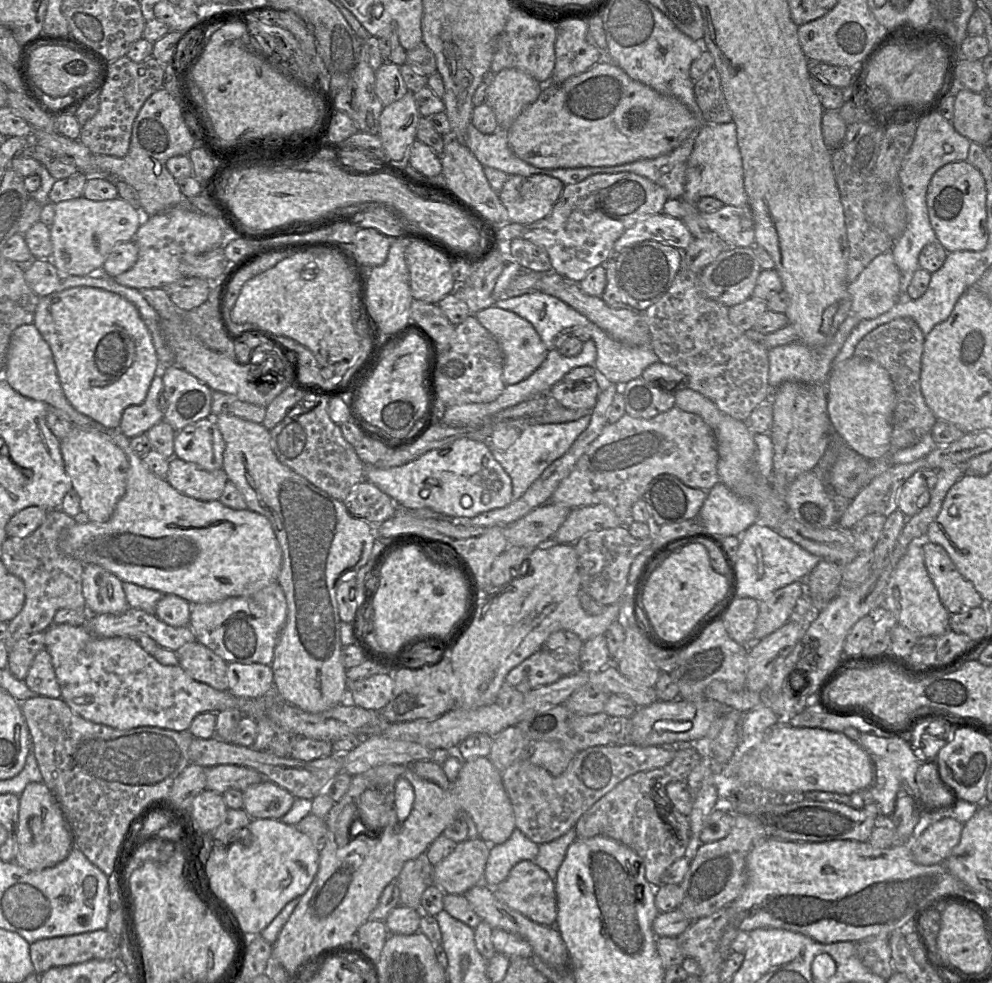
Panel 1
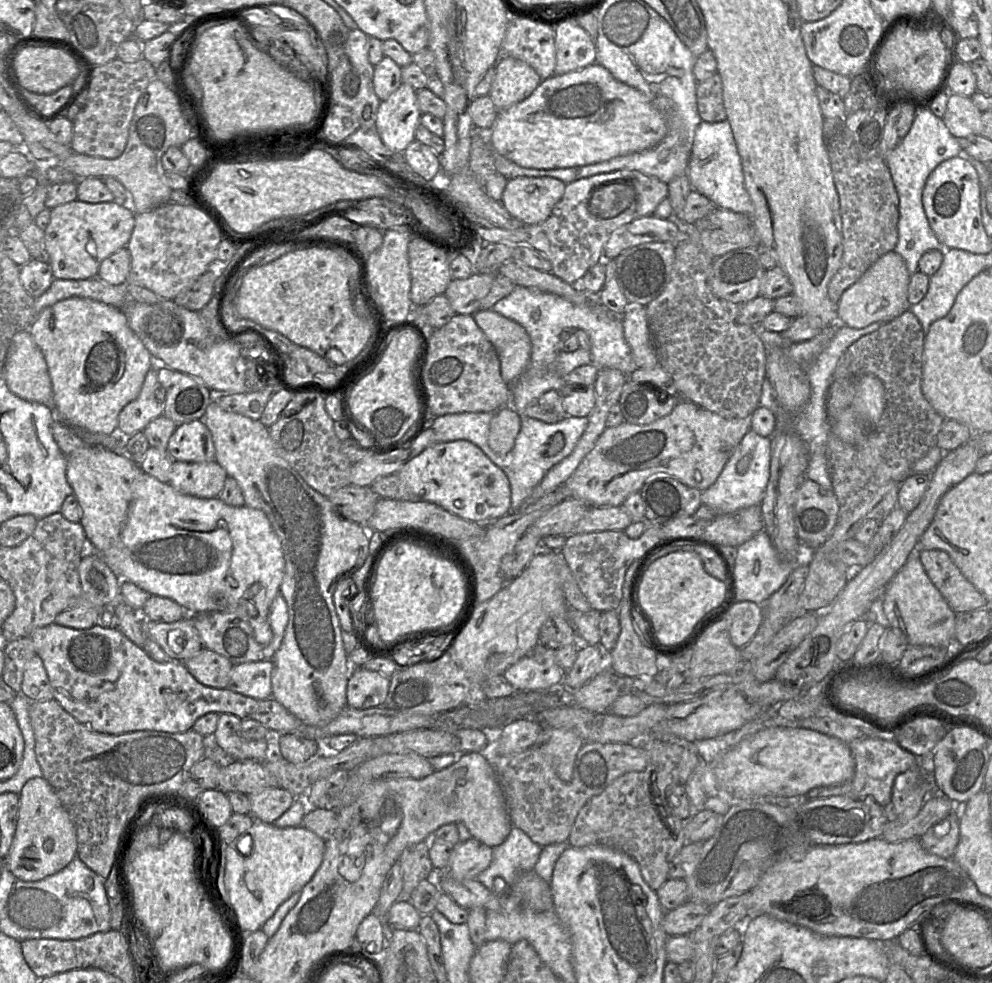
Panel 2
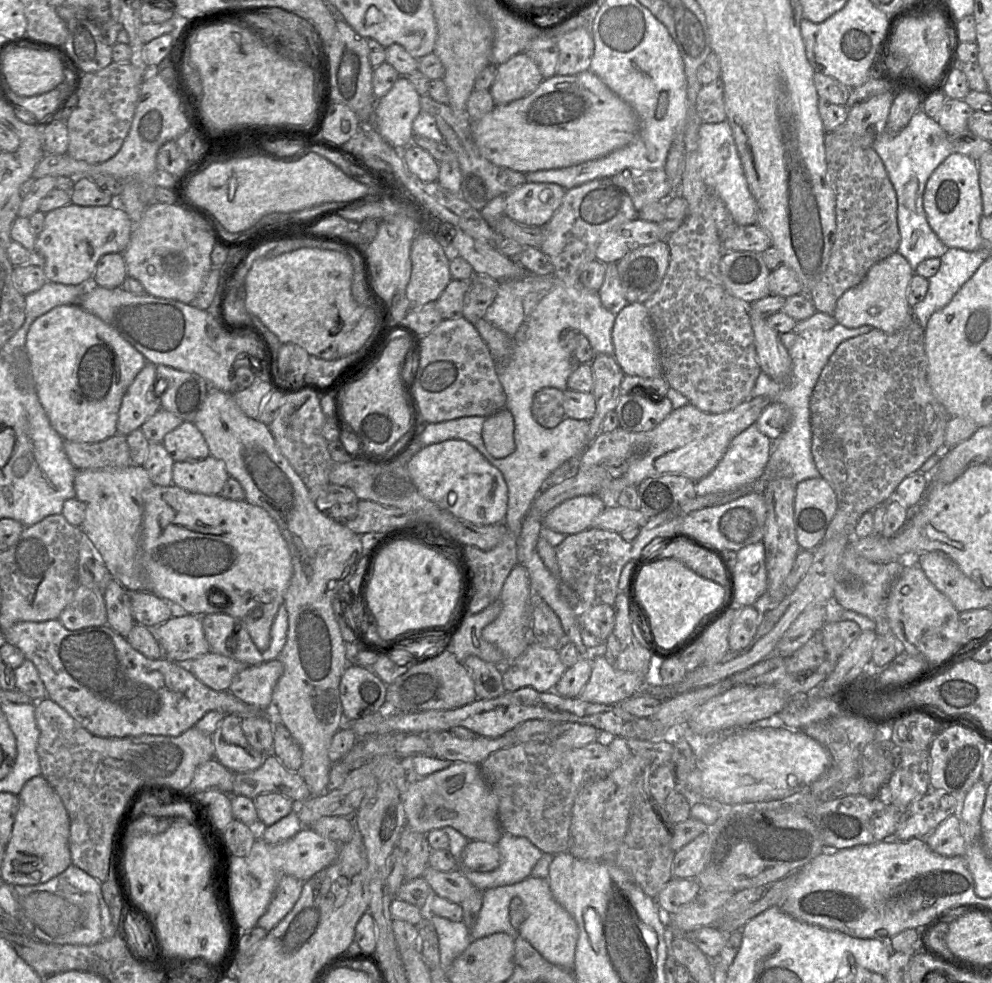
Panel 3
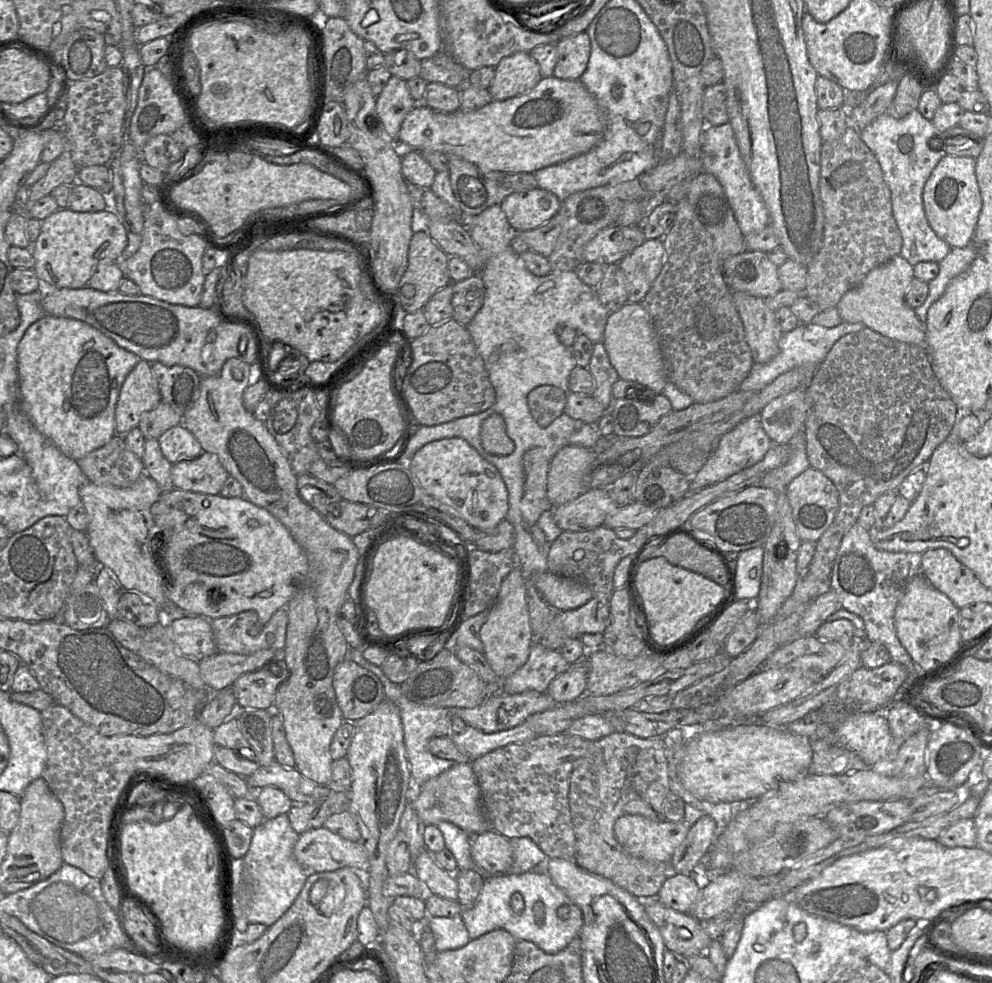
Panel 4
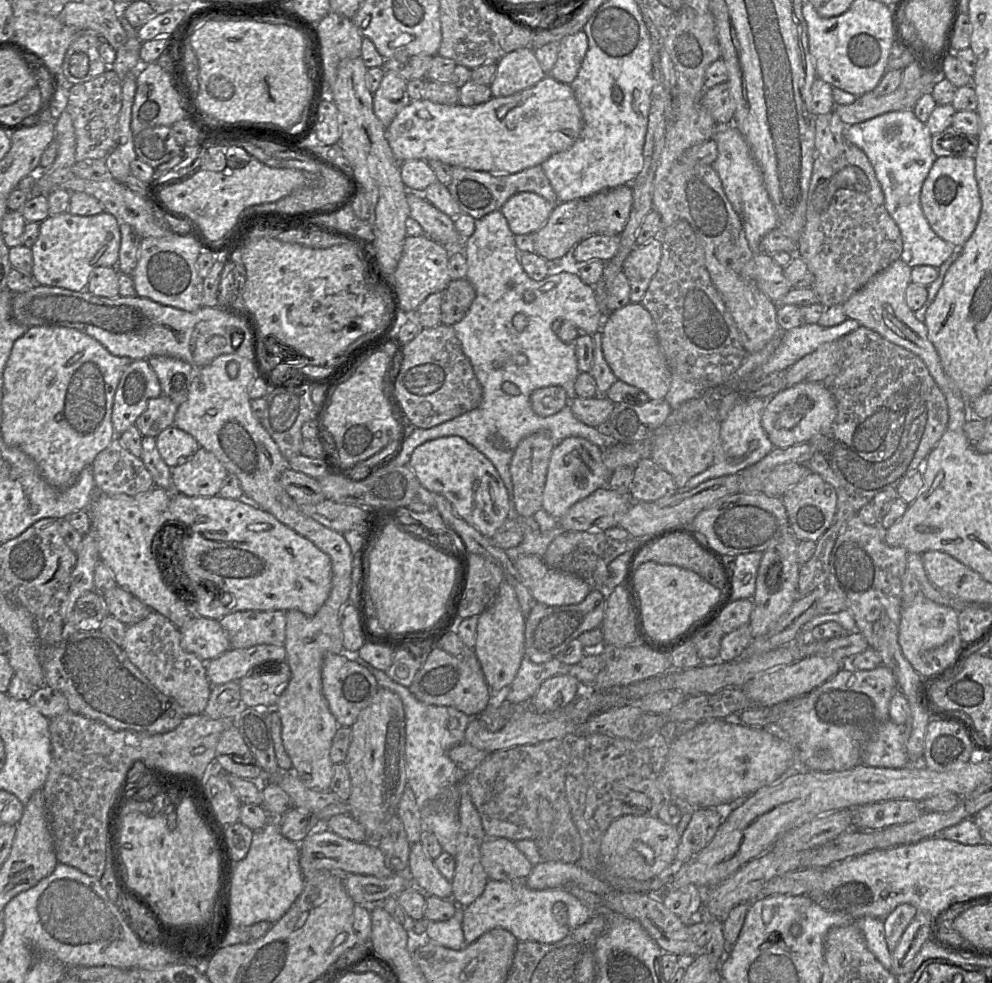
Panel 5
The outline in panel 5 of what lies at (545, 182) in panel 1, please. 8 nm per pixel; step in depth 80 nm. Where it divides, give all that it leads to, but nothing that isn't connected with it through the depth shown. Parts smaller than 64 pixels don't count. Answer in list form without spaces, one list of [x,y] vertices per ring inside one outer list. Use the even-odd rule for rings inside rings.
[[[533,192],[511,196],[500,211],[514,235],[534,234],[547,221],[555,205]]]

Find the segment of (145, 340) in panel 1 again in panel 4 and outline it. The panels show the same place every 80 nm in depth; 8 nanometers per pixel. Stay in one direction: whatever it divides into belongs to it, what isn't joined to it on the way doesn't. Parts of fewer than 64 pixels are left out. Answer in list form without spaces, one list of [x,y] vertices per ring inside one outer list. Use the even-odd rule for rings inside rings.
[[[45,315],[24,333],[17,346],[18,389],[21,407],[36,429],[65,456],[78,461],[115,435],[115,406],[128,373],[141,360],[111,338],[80,320]]]

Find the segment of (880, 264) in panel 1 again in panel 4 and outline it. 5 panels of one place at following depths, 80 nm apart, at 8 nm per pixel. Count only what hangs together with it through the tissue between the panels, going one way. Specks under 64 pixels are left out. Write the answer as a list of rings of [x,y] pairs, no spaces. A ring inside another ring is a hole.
[[[901,255],[872,269],[863,281],[848,291],[835,306],[843,322],[862,323],[881,335],[907,344],[926,347],[924,324],[906,302],[906,292],[914,278],[914,269]]]

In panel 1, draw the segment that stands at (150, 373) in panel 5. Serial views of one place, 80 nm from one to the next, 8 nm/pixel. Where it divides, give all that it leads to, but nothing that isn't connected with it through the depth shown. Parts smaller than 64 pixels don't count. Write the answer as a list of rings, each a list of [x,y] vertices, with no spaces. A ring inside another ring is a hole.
[[[155,375],[145,400],[139,405],[130,405],[124,409],[118,429],[128,439],[146,433],[163,420],[165,409],[163,381],[161,375]]]

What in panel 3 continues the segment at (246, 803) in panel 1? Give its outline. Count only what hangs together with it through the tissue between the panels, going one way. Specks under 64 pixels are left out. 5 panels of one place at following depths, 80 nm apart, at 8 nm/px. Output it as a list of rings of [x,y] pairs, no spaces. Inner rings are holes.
[[[276,792],[262,793],[253,801],[260,826],[276,823],[291,811],[296,810],[297,805],[290,798]]]

